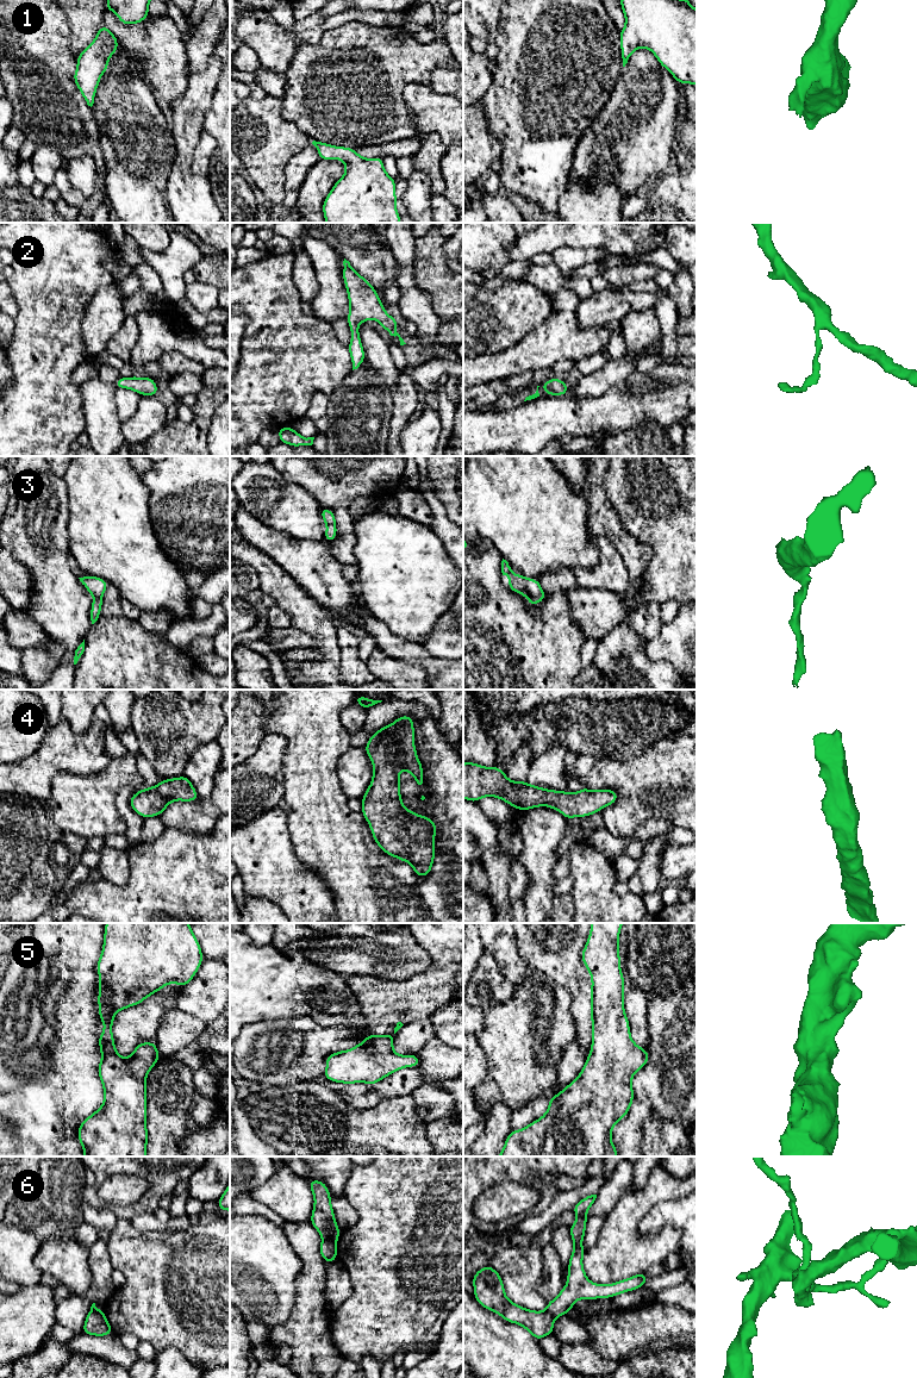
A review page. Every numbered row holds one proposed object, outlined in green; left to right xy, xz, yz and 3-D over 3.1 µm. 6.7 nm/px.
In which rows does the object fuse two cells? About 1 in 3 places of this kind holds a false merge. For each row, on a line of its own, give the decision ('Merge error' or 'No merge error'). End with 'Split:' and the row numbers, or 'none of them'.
1: No merge error
2: No merge error
3: No merge error
4: No merge error
5: Merge error
6: Merge error
Split: 5, 6

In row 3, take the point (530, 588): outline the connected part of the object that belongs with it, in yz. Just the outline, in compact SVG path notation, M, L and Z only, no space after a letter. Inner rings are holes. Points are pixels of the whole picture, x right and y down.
M506 560L501 561L501 573L509 578L509 588L516 593L523 594L530 603L530 607L535 607L538 601L543 603L545 593L539 585L538 579L529 579L516 572L512 578L513 569Z

